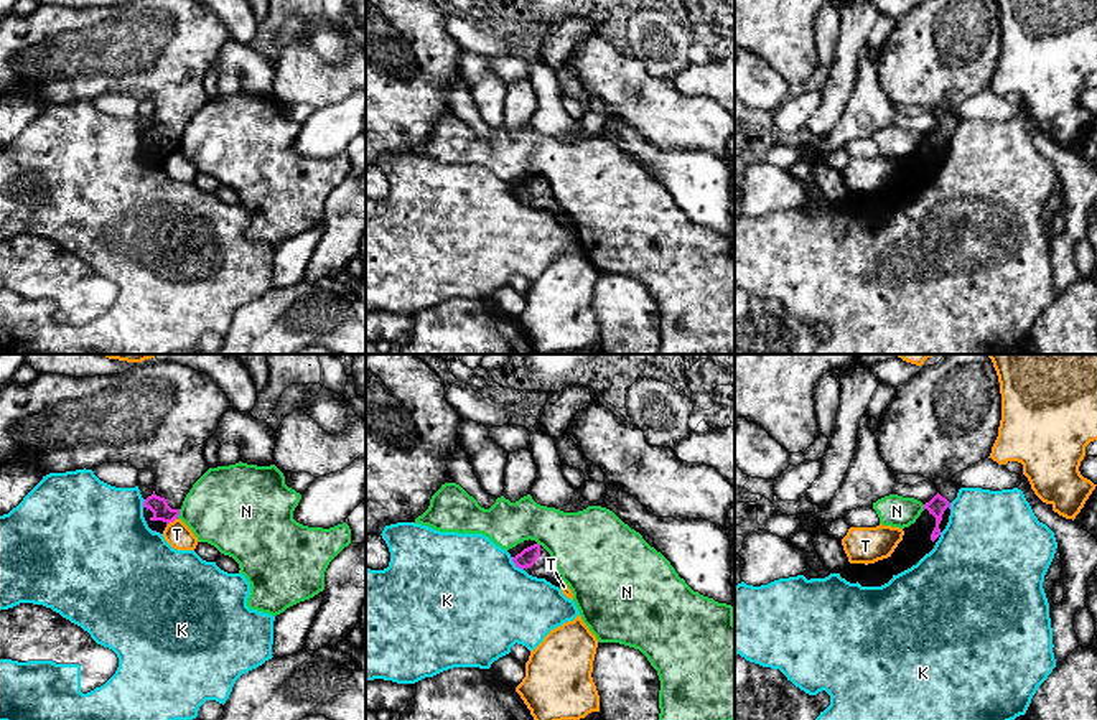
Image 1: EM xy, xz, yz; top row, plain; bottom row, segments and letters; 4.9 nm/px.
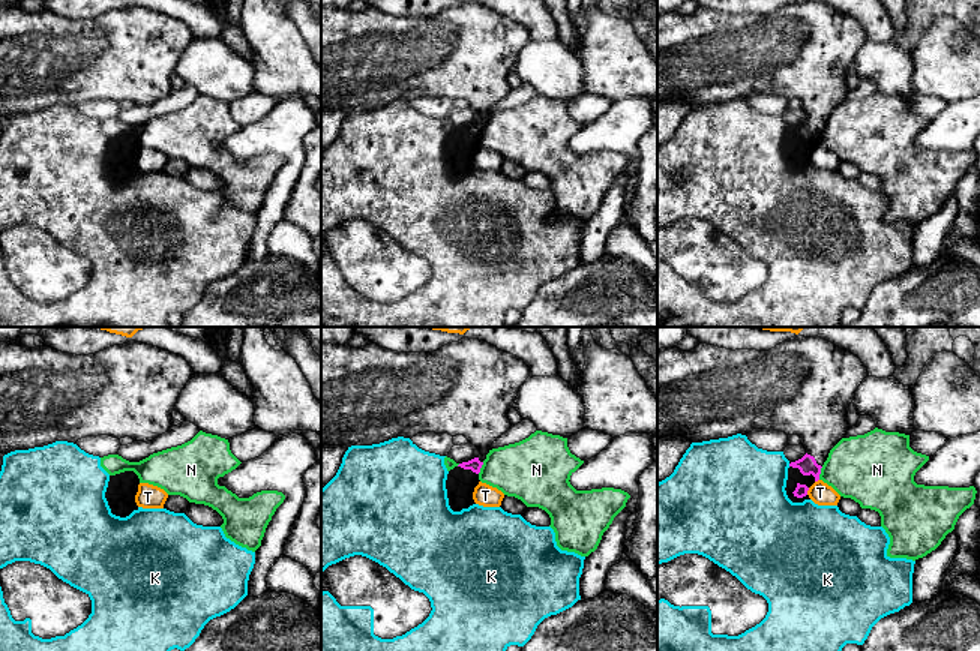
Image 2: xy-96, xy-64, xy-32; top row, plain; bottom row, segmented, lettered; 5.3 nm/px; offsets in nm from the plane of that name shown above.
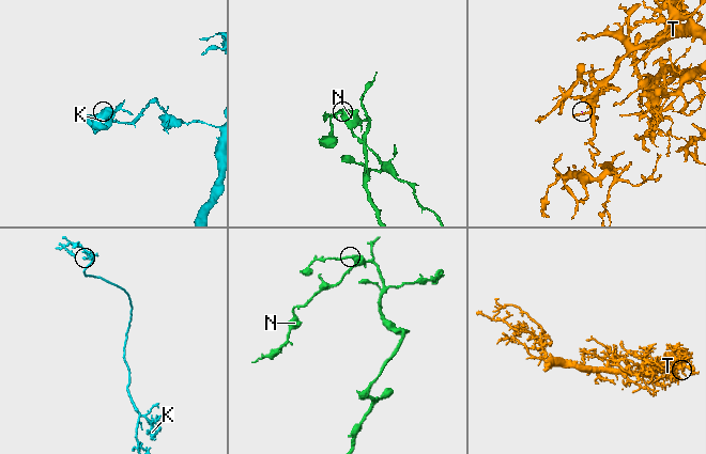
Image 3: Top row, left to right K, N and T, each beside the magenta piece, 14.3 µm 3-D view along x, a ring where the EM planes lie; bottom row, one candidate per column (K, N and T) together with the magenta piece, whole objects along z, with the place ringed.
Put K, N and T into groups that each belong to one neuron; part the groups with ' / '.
K / N / T

